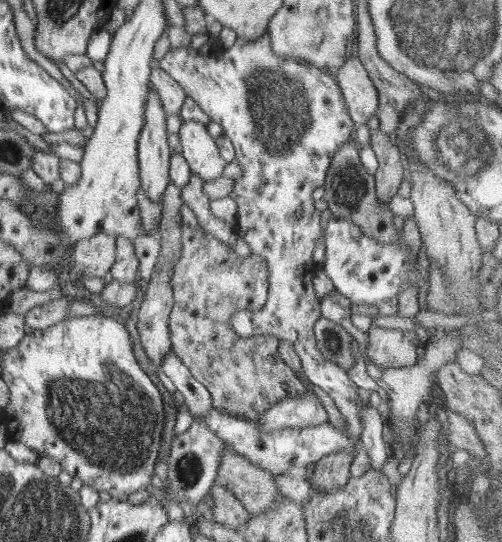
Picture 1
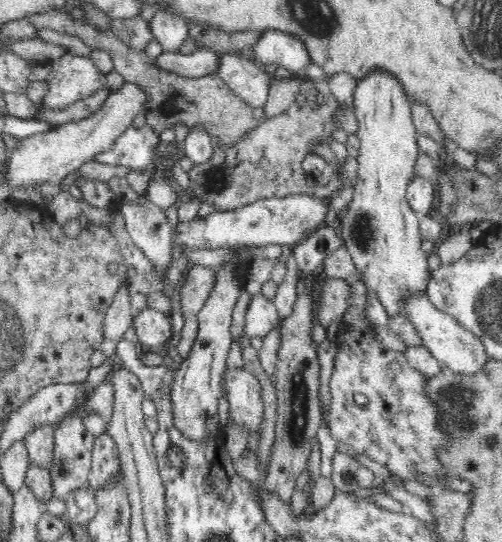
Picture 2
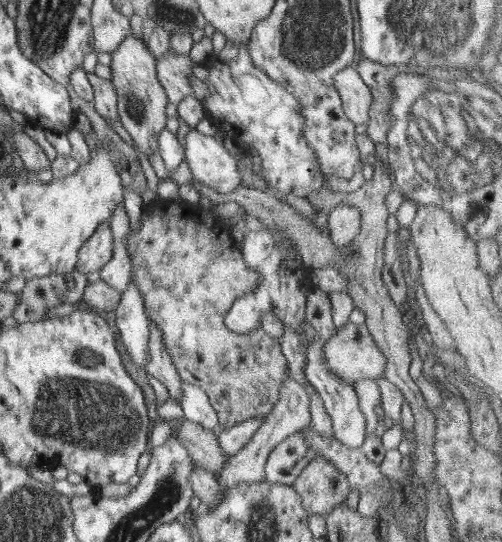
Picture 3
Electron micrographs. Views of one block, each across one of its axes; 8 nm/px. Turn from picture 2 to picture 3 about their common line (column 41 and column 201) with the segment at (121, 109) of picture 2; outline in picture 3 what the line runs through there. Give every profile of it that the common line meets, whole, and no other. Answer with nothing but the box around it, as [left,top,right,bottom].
[185,128,240,194]

